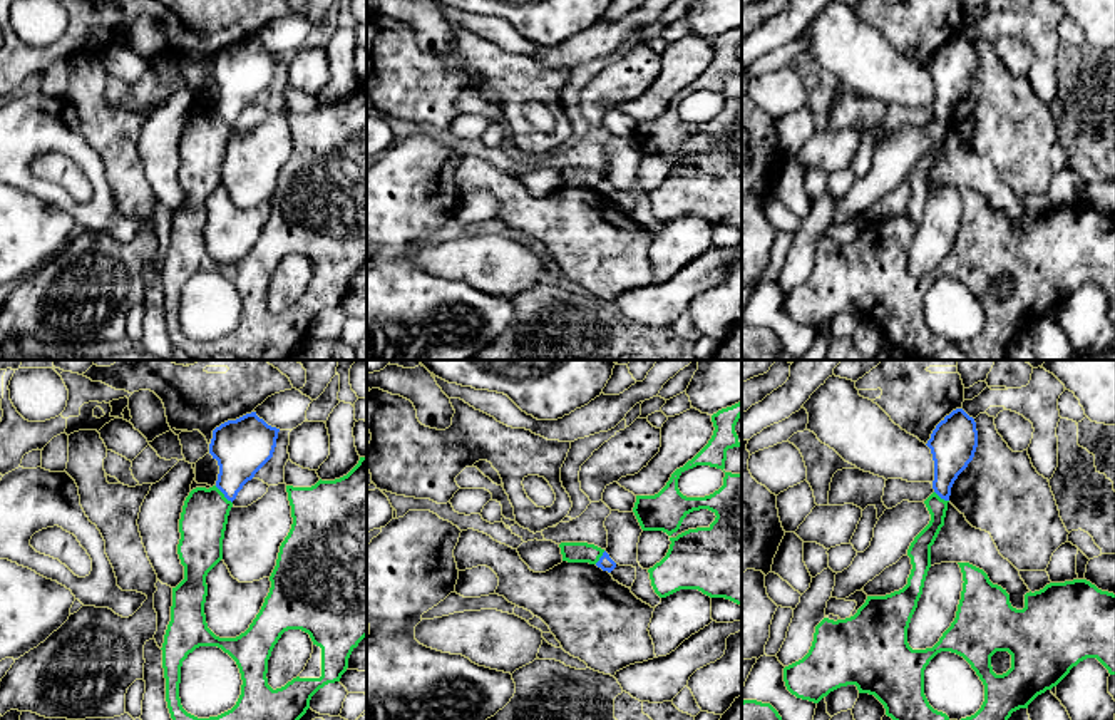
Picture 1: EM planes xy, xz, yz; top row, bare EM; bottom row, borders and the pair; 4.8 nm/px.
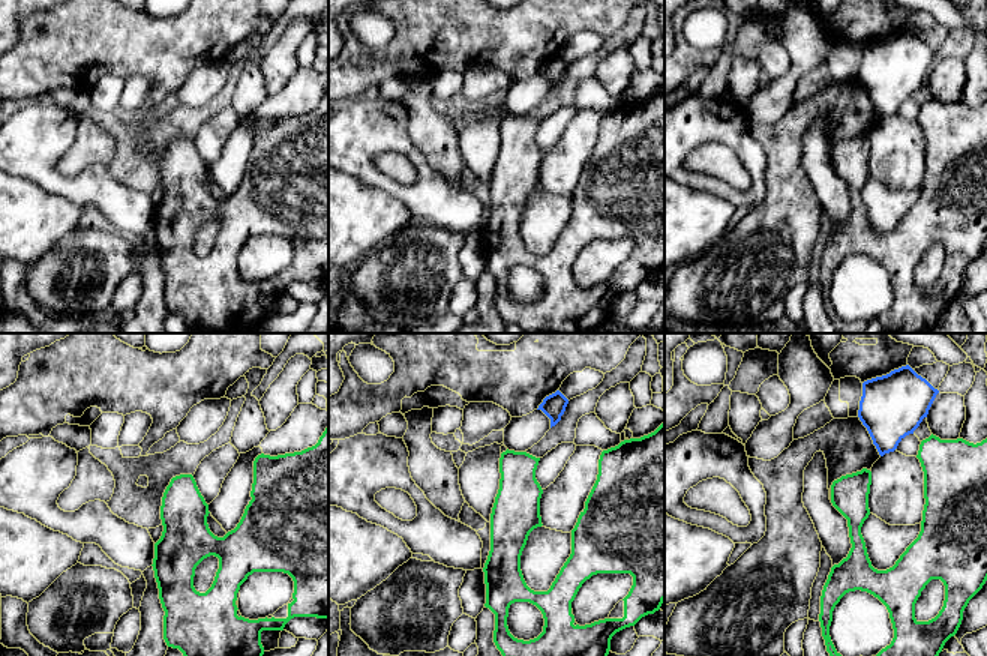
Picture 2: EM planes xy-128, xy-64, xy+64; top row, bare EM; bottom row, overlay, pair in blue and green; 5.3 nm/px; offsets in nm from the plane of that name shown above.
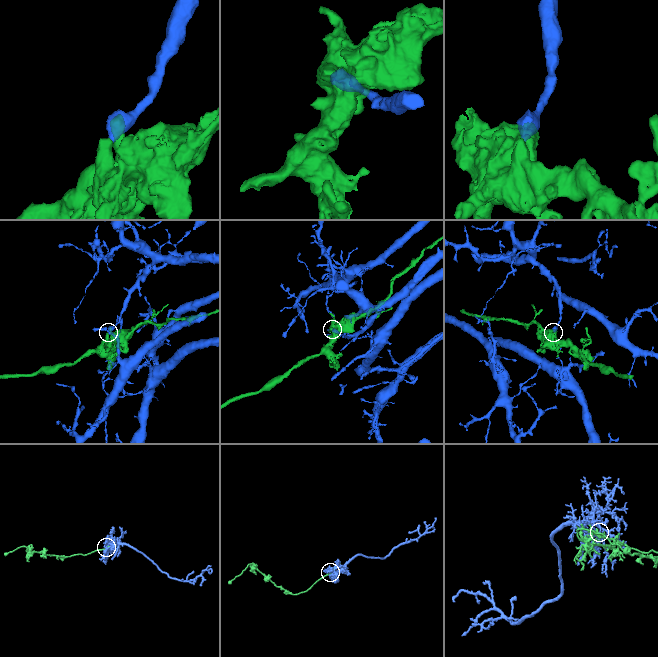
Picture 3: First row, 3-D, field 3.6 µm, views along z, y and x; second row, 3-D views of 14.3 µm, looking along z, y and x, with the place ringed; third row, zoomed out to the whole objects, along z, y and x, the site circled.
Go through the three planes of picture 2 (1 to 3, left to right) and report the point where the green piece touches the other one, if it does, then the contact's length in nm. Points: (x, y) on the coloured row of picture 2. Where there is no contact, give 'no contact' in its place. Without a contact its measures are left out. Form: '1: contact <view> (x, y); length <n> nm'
1: no contact
2: no contact
3: no contact

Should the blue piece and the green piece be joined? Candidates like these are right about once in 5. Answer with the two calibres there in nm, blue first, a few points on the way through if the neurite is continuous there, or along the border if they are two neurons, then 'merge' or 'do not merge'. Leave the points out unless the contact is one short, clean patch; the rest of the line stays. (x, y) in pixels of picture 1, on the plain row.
calibres 280 and 220 nm; border xy (215, 111), (231, 128); do not merge

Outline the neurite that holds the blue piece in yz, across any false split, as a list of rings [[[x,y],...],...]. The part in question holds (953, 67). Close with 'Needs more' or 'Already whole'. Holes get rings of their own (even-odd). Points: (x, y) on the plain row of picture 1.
[[[963,33],[953,35],[933,55],[926,69],[934,85],[934,117],[949,126],[958,100],[973,85],[978,72],[976,47]]]. Already whole

